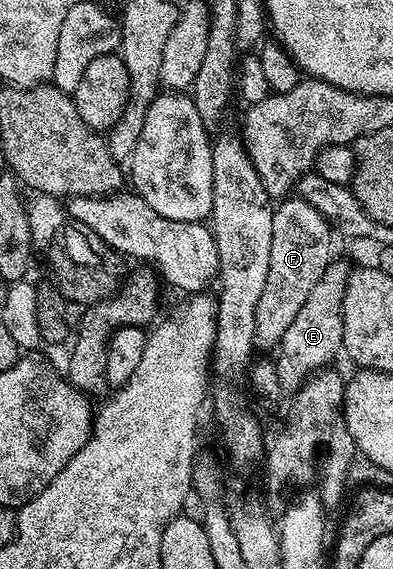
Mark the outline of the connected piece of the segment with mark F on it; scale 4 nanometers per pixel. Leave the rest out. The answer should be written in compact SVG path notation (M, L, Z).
M296 195L282 200L274 208L273 217L271 261L263 293L259 296L258 306L255 307L253 337L254 346L258 350L270 351L280 346L287 327L291 327L295 315L299 315L299 307L303 307L303 302L307 300L307 295L311 295L315 283L319 283L323 271L327 271L334 256L333 237L335 238L329 220L315 207L311 207L311 203Z

